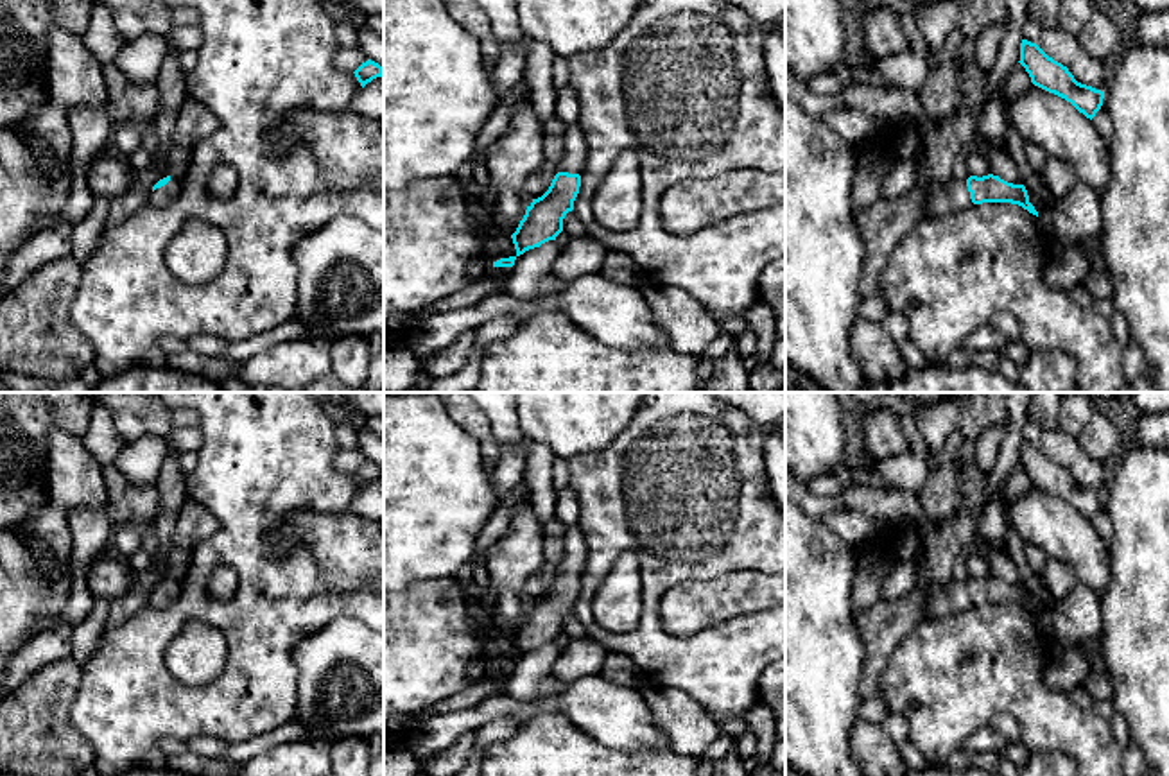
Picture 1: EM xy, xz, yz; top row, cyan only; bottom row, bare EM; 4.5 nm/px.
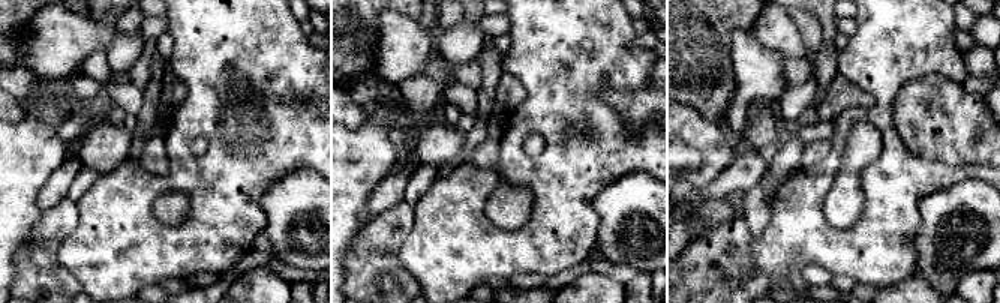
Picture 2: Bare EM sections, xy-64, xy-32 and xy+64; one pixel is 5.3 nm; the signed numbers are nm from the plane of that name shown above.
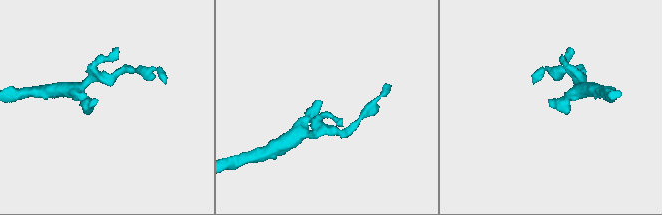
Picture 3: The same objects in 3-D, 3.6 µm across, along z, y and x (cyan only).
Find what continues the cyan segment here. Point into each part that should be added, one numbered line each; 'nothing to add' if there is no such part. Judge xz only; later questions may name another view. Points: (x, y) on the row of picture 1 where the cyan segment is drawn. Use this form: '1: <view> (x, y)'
1: xz (576, 147)

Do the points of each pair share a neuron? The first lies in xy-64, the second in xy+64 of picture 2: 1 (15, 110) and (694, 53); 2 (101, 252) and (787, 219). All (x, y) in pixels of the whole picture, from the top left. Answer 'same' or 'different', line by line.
1: different
2: same

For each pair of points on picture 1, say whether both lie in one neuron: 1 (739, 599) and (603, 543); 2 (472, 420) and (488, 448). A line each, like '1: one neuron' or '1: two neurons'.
1: two neurons
2: one neuron

